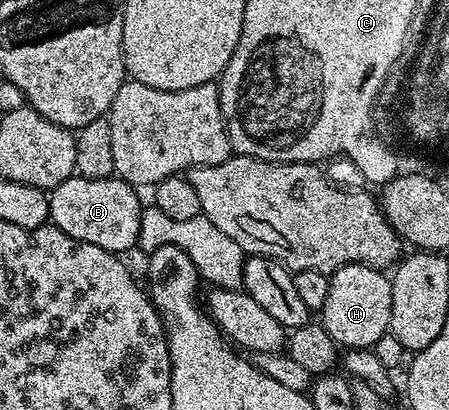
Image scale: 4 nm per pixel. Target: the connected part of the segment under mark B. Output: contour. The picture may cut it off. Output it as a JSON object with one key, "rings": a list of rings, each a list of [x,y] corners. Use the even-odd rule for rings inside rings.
{"rings":[[[79,175],[67,177],[59,187],[51,190],[48,198],[48,215],[51,224],[79,241],[94,243],[102,251],[124,255],[127,249],[136,249],[140,239],[140,214],[142,204],[135,188],[115,175],[106,178],[86,178]]]}

